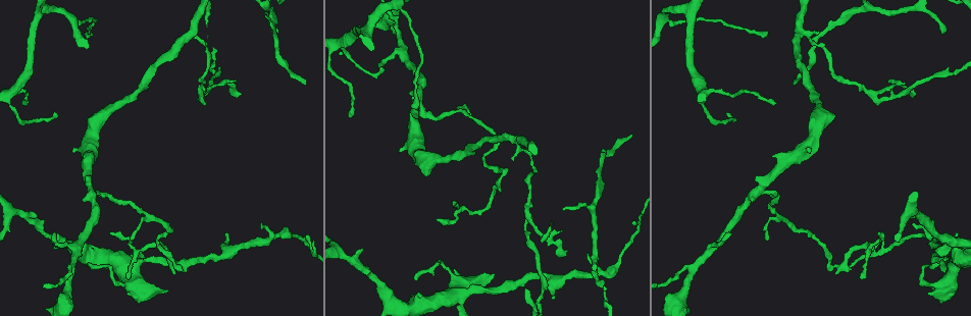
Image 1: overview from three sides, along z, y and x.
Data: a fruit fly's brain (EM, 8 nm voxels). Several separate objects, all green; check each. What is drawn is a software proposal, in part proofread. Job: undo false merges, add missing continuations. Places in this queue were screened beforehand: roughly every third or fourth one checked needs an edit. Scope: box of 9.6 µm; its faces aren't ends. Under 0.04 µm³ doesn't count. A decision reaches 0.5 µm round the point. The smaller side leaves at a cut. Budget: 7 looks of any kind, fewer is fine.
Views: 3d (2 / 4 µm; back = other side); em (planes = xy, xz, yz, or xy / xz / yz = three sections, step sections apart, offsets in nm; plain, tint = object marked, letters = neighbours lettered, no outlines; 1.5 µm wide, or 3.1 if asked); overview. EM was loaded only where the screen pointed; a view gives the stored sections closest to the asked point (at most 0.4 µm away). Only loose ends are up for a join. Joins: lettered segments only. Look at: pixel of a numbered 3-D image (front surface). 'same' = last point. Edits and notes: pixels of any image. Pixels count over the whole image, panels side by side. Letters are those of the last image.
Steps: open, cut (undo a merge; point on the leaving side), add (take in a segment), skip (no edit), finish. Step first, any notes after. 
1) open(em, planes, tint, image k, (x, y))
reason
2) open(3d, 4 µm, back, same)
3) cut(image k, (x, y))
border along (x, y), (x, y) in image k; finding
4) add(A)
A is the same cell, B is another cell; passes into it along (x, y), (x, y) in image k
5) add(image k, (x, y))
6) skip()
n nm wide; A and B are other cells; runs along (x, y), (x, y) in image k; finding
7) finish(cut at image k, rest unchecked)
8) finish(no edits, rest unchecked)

open(em, planes, letters, image 1, (349, 115))
thin end

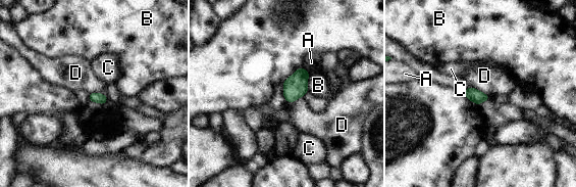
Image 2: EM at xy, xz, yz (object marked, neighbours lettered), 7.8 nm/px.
skip()
80 nm wide; A, B, C and D are other cells; border along (469, 85), (488, 96) in image 2; no lettered segment goes on from it

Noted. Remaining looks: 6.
open(3d, 4 µm, image 1, (339, 254))
abrupt turn

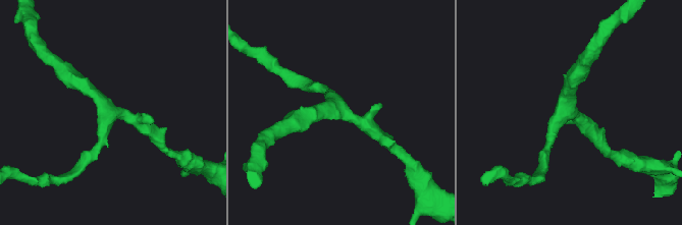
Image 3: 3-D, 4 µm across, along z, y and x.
open(em, planes, letters, image 3, (116, 111))

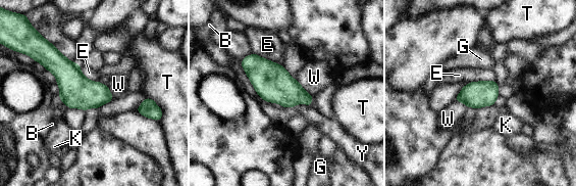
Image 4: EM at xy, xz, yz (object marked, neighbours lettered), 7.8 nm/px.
skip()
B, E, G, K, T, W and Y are other cells; border along (253, 52), (282, 65) in image 4; one neuron here

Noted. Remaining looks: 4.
open(em, planes, tint, image 1, (168, 291))
stops while still wide

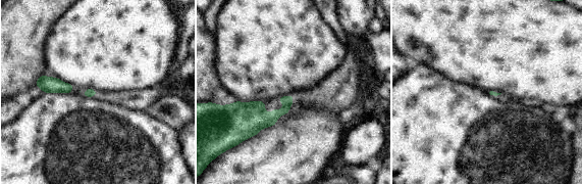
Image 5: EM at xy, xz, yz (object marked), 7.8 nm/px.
open(em, planes, letters, same)
see the neighbours

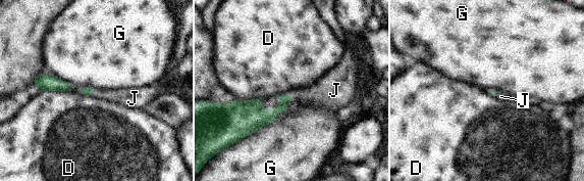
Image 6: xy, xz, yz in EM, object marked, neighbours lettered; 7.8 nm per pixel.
add(image 6, (320, 93))
J is the same cell, D and G are other cells; passes into it along (265, 118), (289, 98), (320, 93) in image 6; the neuron continues

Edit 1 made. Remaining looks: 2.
finish(add at image 6, rest unchecked)

